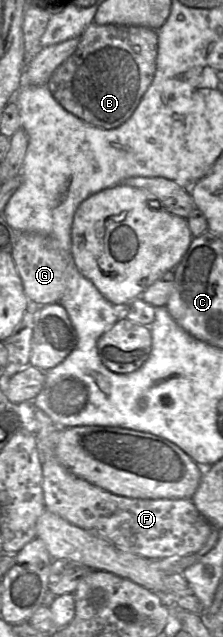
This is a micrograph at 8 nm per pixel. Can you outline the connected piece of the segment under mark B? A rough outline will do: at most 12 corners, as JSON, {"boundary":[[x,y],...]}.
{"boundary":[[87,26],[47,82],[113,129],[151,85],[157,31]]}

